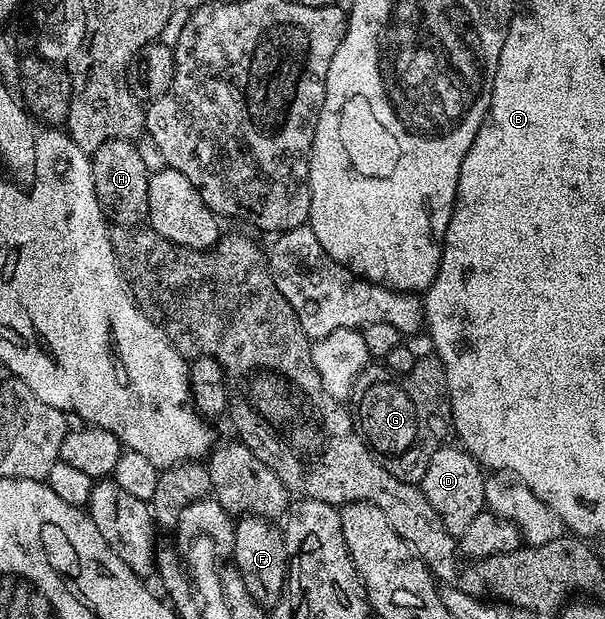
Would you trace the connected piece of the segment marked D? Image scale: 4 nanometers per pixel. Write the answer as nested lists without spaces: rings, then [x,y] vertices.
[[[445,445],[438,449],[438,453],[434,453],[434,457],[430,457],[430,465],[426,465],[426,473],[420,478],[418,486],[424,492],[426,501],[434,505],[434,513],[442,517],[442,525],[446,525],[451,535],[458,537],[466,525],[470,525],[470,521],[474,521],[474,517],[485,510],[485,478],[485,468],[480,466],[470,452],[459,445]]]

